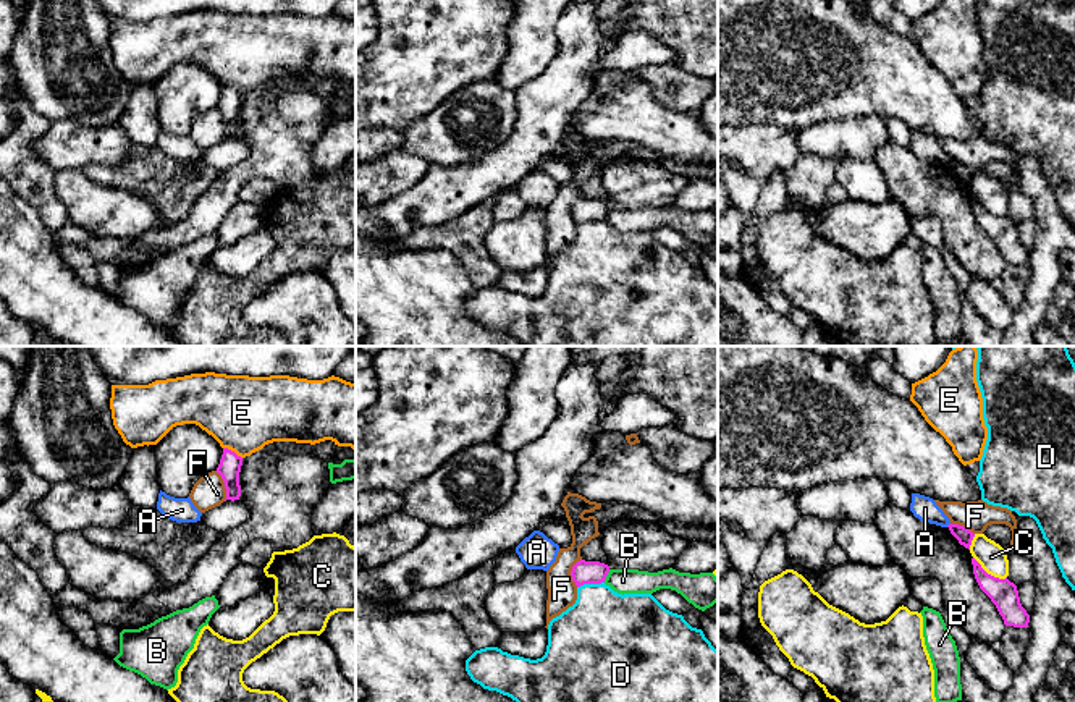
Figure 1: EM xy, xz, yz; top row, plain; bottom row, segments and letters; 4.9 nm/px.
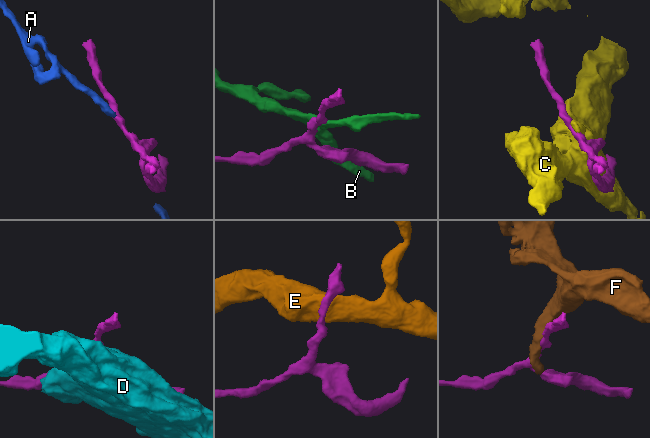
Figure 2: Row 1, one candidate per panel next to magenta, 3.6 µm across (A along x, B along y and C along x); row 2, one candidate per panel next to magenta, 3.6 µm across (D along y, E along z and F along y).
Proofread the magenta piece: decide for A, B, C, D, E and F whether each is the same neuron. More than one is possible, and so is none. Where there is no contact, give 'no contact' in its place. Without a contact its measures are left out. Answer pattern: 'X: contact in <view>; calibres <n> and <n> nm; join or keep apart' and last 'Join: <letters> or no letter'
A: no contact; keep apart
B: contact in xz; calibres 110 and 130 nm; keep apart
C: contact in yz; calibres 140 and 140 nm; keep apart
D: contact in xz; calibres 110 and 400 nm; keep apart
E: contact in xy; calibres 110 and 380 nm; keep apart
F: contact in xy; calibres 110 and 160 nm; keep apart
Join: no letter

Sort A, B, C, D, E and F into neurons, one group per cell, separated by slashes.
A / B / C / D / E / F

